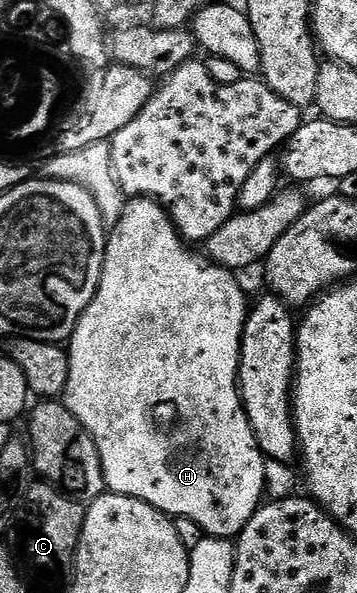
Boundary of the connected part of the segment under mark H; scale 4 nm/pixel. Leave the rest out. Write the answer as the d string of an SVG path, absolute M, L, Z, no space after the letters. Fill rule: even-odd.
M132 197L123 204L120 219L111 228L104 244L104 264L94 301L76 322L72 338L67 340L68 380L62 396L64 407L88 431L98 449L102 461L105 488L113 495L125 495L146 501L154 509L163 511L169 517L189 519L198 525L205 536L213 539L235 540L250 517L261 506L265 498L263 469L266 460L260 451L258 441L247 421L247 415L237 390L239 381L240 342L243 327L247 321L250 303L244 300L244 291L235 274L217 263L209 261L203 254L195 255L186 246L169 219L167 212L155 200L146 197Z

